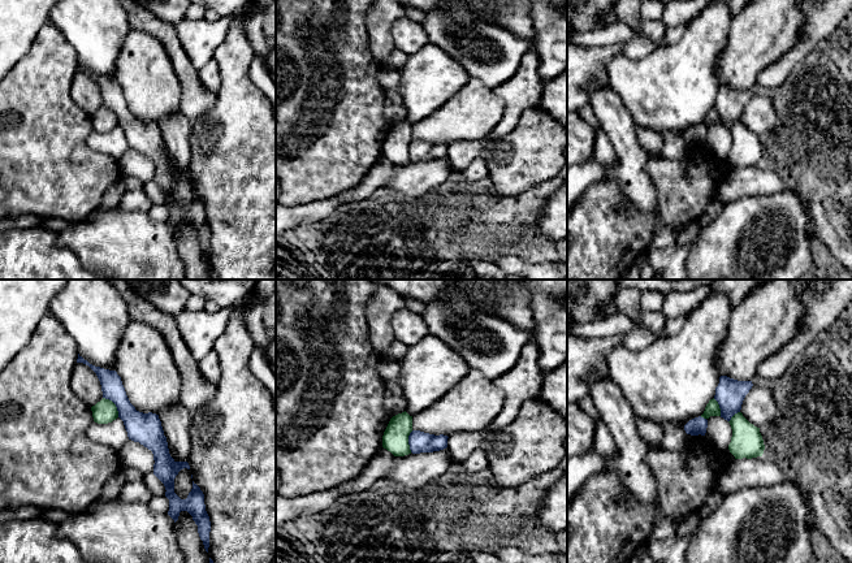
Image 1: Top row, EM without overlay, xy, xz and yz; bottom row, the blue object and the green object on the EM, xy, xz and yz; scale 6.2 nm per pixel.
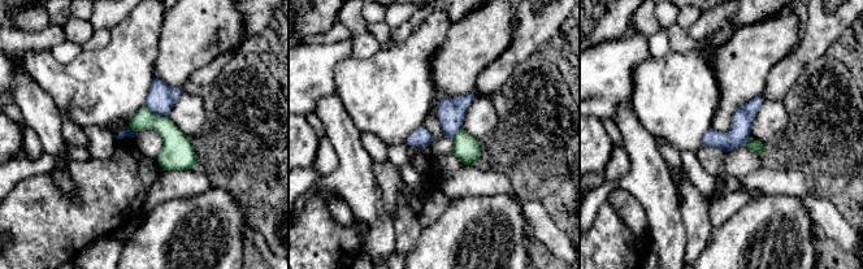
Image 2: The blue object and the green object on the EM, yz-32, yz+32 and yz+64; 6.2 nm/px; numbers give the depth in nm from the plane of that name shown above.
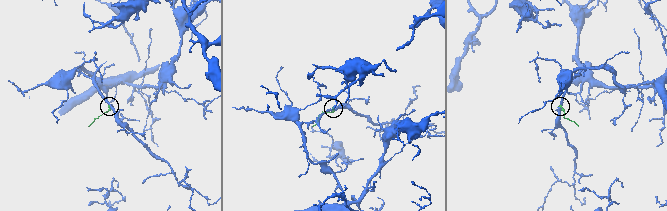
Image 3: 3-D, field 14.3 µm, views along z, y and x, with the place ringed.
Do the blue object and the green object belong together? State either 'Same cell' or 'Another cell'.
Same cell

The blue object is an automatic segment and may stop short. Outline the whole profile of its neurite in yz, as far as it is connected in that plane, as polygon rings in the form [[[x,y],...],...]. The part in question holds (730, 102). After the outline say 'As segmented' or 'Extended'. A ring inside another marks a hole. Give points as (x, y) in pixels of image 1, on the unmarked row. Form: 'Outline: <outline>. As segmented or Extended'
Outline: [[[721,85],[714,104],[721,117],[721,126],[730,130],[735,122],[740,121],[743,109],[752,95],[752,90],[738,90]]]. As segmented

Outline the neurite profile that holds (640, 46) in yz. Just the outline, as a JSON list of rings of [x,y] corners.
[[[635,34],[624,47],[623,55],[631,60],[643,60],[657,48],[657,42],[641,34]]]

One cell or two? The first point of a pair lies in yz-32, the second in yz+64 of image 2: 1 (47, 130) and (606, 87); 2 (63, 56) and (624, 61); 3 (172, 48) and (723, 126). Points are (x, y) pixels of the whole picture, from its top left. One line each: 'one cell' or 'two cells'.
1: two cells
2: two cells
3: one cell

